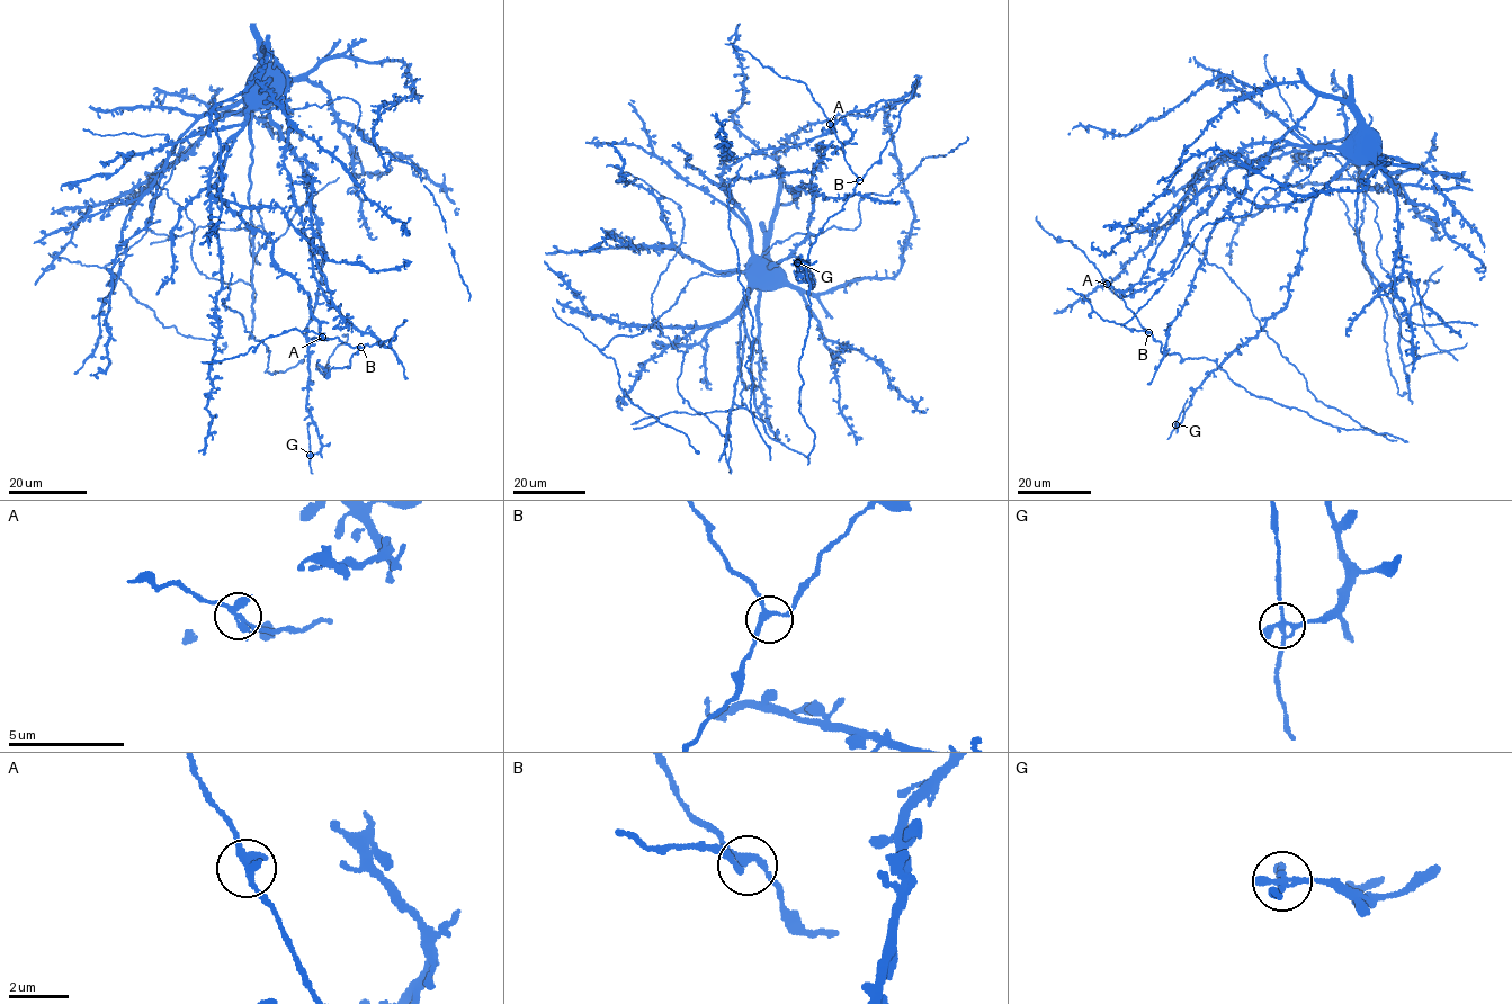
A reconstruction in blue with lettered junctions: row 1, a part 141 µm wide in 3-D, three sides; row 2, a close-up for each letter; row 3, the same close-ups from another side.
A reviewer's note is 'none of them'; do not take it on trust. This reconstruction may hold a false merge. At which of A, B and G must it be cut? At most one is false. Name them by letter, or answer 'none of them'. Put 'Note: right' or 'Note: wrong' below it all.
G
Note: wrong

